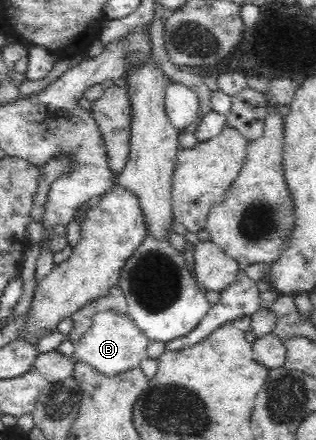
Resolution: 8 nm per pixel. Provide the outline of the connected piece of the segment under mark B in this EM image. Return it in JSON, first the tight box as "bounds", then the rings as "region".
{"bounds":[73,311,148,376],"region":[[[100,311],[94,315],[91,327],[74,344],[73,361],[89,364],[93,370],[106,376],[139,368],[142,359],[147,358],[148,339],[144,332],[132,322],[128,315],[112,311]]]}

